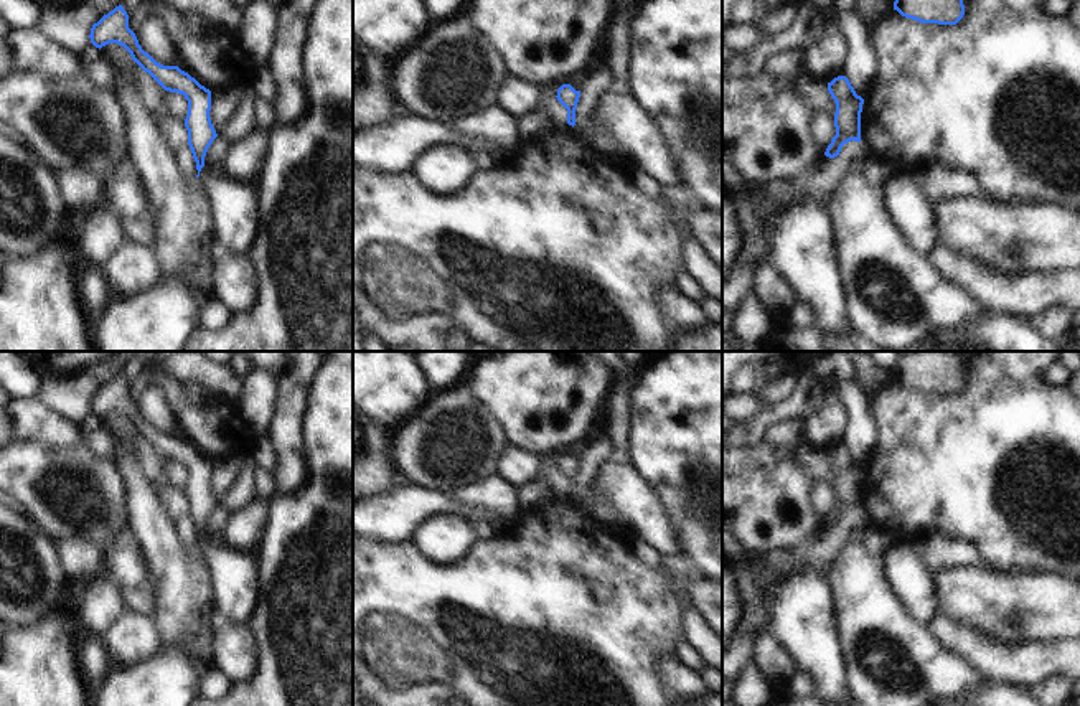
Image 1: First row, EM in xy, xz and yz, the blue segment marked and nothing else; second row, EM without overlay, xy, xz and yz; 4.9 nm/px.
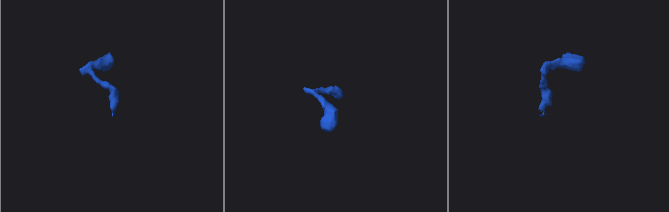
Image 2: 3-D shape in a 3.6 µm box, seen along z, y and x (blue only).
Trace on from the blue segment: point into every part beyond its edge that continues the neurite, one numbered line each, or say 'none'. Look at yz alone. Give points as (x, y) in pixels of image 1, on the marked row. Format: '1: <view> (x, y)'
none

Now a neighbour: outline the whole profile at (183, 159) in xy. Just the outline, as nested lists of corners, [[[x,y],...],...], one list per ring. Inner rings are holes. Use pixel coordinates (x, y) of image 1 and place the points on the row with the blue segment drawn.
[[[185,145],[180,152],[175,152],[175,163],[185,178],[196,178],[196,162],[193,158],[190,145]]]

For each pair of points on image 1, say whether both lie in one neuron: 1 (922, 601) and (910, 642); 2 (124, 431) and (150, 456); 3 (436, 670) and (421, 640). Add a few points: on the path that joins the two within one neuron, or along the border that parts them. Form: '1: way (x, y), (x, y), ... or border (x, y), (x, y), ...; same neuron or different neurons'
1: border (892, 591), (904, 611), (927, 627); different neurons
2: way (131, 437), (144, 451); same neuron
3: way (436, 663), (436, 657), (426, 647); same neuron

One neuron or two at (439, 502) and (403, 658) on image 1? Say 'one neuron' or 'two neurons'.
two neurons

